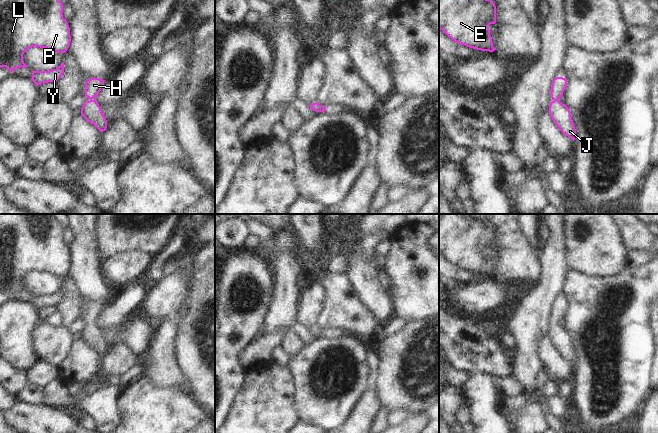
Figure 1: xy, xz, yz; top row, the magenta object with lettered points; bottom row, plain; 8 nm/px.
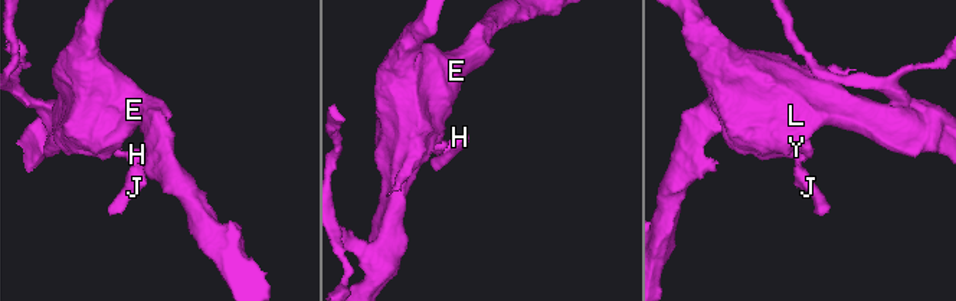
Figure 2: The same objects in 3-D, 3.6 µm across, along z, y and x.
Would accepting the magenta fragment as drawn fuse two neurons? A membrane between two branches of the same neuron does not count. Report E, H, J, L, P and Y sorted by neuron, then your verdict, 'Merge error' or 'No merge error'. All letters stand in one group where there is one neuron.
Groups: E H J L P Y. No merge error.

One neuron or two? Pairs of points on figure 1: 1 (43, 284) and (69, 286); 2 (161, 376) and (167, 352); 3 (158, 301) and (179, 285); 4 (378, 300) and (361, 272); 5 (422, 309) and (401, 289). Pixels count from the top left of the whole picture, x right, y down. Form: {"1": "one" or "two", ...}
{"1": "two", "2": "one", "3": "one", "4": "one", "5": "one"}

